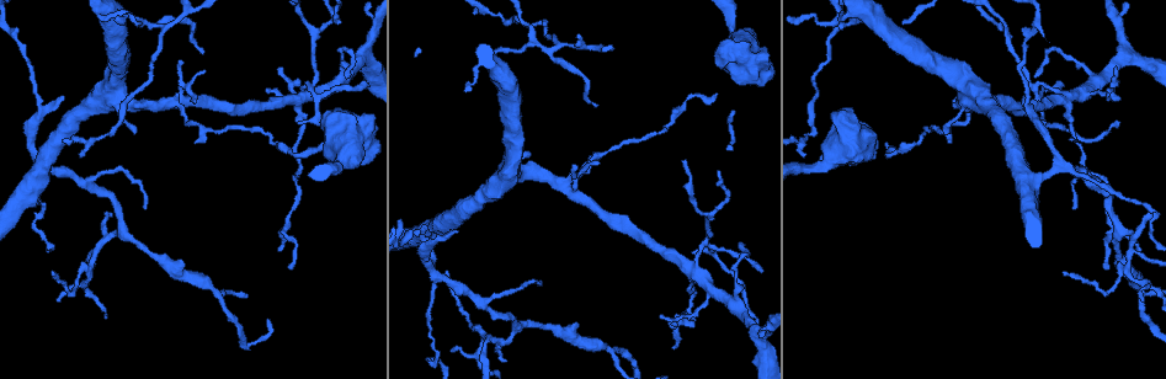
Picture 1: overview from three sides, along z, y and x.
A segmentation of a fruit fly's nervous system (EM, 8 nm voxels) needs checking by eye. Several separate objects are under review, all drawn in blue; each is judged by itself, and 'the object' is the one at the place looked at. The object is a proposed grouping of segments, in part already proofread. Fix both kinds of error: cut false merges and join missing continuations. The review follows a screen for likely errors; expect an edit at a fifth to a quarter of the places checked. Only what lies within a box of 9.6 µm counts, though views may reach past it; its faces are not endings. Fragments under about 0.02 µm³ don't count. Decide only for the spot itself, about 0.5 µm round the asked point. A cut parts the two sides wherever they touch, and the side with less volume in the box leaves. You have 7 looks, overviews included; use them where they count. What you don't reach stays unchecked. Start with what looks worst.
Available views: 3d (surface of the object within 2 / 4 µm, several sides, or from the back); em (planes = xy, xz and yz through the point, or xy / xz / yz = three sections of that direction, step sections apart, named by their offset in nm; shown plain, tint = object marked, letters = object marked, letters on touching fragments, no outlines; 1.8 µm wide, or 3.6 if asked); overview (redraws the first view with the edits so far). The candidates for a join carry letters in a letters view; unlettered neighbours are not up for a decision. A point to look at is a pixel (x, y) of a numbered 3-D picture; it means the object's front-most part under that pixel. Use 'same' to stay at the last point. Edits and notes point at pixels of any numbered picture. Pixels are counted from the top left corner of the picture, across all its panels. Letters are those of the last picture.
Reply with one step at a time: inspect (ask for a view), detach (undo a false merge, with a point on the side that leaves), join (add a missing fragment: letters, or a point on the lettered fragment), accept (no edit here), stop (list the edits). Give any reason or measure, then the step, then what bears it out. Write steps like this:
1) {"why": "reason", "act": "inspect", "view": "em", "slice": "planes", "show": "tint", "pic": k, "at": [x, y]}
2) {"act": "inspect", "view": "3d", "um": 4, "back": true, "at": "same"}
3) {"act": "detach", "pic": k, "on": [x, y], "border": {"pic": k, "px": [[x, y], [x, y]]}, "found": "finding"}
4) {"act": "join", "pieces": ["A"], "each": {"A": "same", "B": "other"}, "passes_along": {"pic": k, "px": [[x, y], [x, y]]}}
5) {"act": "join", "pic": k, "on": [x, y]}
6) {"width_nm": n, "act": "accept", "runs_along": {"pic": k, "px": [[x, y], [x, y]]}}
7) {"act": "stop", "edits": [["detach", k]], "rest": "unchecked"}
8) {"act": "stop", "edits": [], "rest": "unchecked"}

{"why": "sudden change in width", "act": "inspect", "view": "em", "um": 3.6, "slice": "planes", "show": "tint", "pic": 1, "at": [847, 114]}

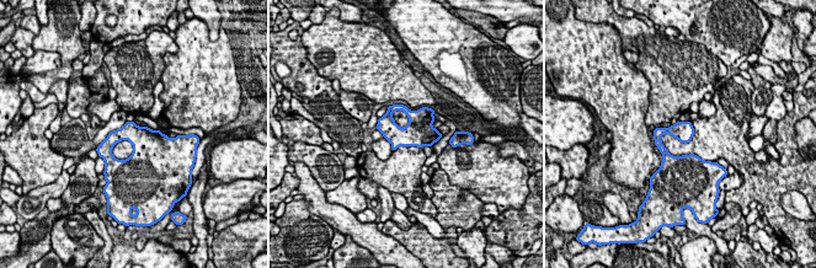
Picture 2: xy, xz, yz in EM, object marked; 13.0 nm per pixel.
{"why": "see the neighbours", "act": "inspect", "view": "em", "um": 3.6, "slice": "planes", "show": "letters", "at": "same"}

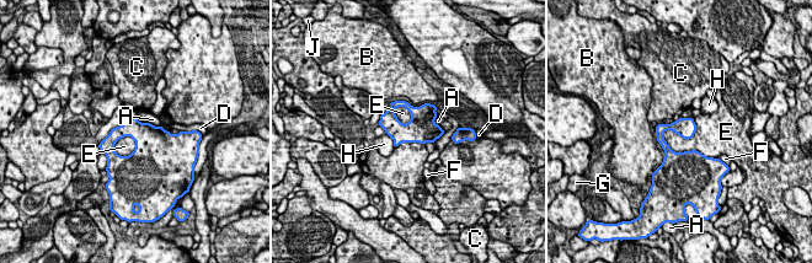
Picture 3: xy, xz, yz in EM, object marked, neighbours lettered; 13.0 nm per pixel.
{"longest_contact_nm": ["E", 800], "act": "accept", "each": {"A": "other", "B": "other", "C": "other", "D": "other", "E": "other", "F": "other", "G": "other", "H": "other", "J": "other"}, "border": {"pic": 3, "px": [[662, 133], [676, 151], [717, 159]]}, "found": "all the same cell"}

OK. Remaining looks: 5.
{"act": "inspect", "view": "em", "slice": "planes", "show": "letters", "pic": 1, "at": [50, 272]}

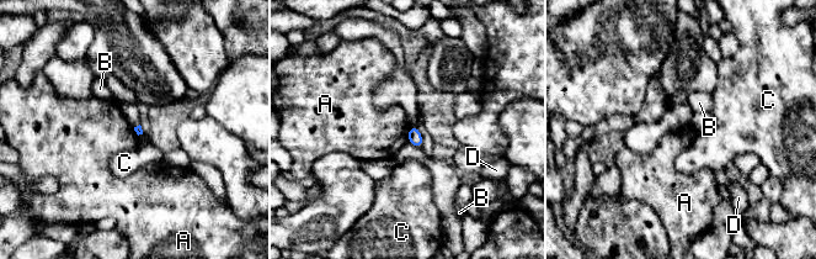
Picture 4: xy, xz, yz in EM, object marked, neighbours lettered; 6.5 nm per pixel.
{"act": "accept", "each": {"A": "other", "B": "other", "C": "other", "D": "other"}, "border": {"pic": 4, "px": [[410, 128], [408, 141]]}, "found": "none of them fits"}

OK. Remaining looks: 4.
{"why": "sudden change in width", "act": "inspect", "view": "3d", "um": 4, "pic": 1, "at": [40, 103]}

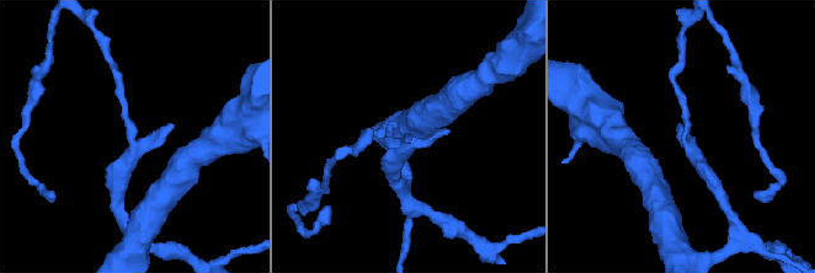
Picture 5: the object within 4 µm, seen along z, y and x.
{"why": "now the EM", "act": "inspect", "view": "em", "slice": "planes", "show": "letters", "pic": 5, "at": [132, 131]}

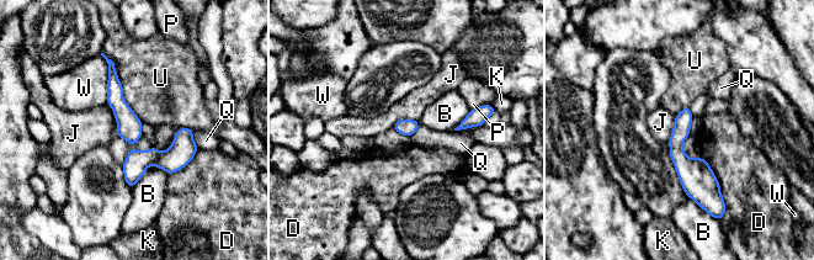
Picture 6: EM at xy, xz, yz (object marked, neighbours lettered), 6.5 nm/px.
{"act": "accept", "each": {"B": "other", "D": "other", "J": "other", "K": "other", "P": "other", "Q": "other", "U": "other", "W": "other"}, "found": "all the same cell"}

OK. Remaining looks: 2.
{"act": "stop", "edits": [], "rest": "unchecked"}

